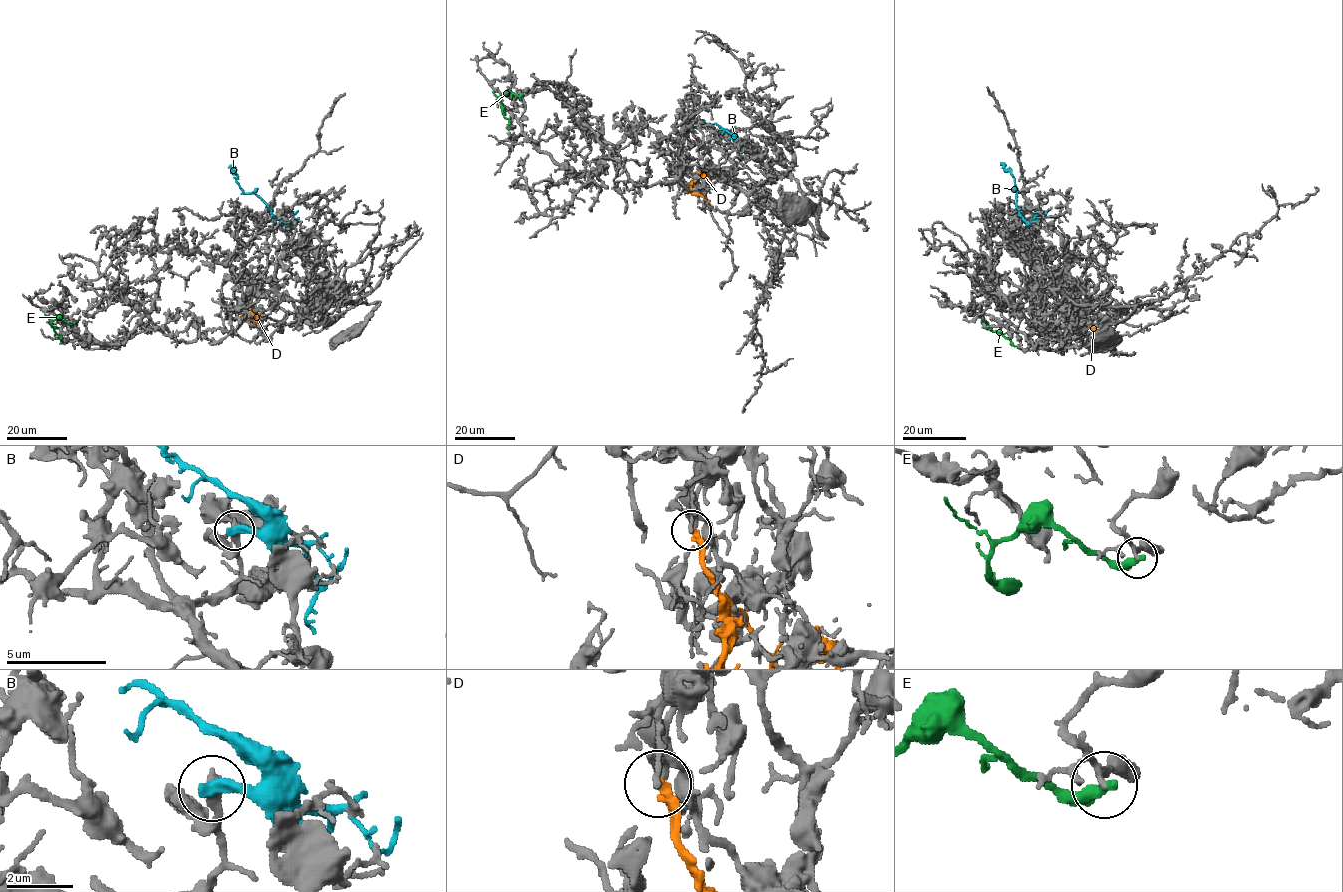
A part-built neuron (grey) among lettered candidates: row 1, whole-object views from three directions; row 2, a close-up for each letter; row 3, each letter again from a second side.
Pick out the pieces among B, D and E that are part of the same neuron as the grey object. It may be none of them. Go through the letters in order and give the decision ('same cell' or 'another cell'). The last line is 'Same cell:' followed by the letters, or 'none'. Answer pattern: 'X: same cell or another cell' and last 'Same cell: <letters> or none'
B: another cell
D: another cell
E: another cell
Same cell: none

